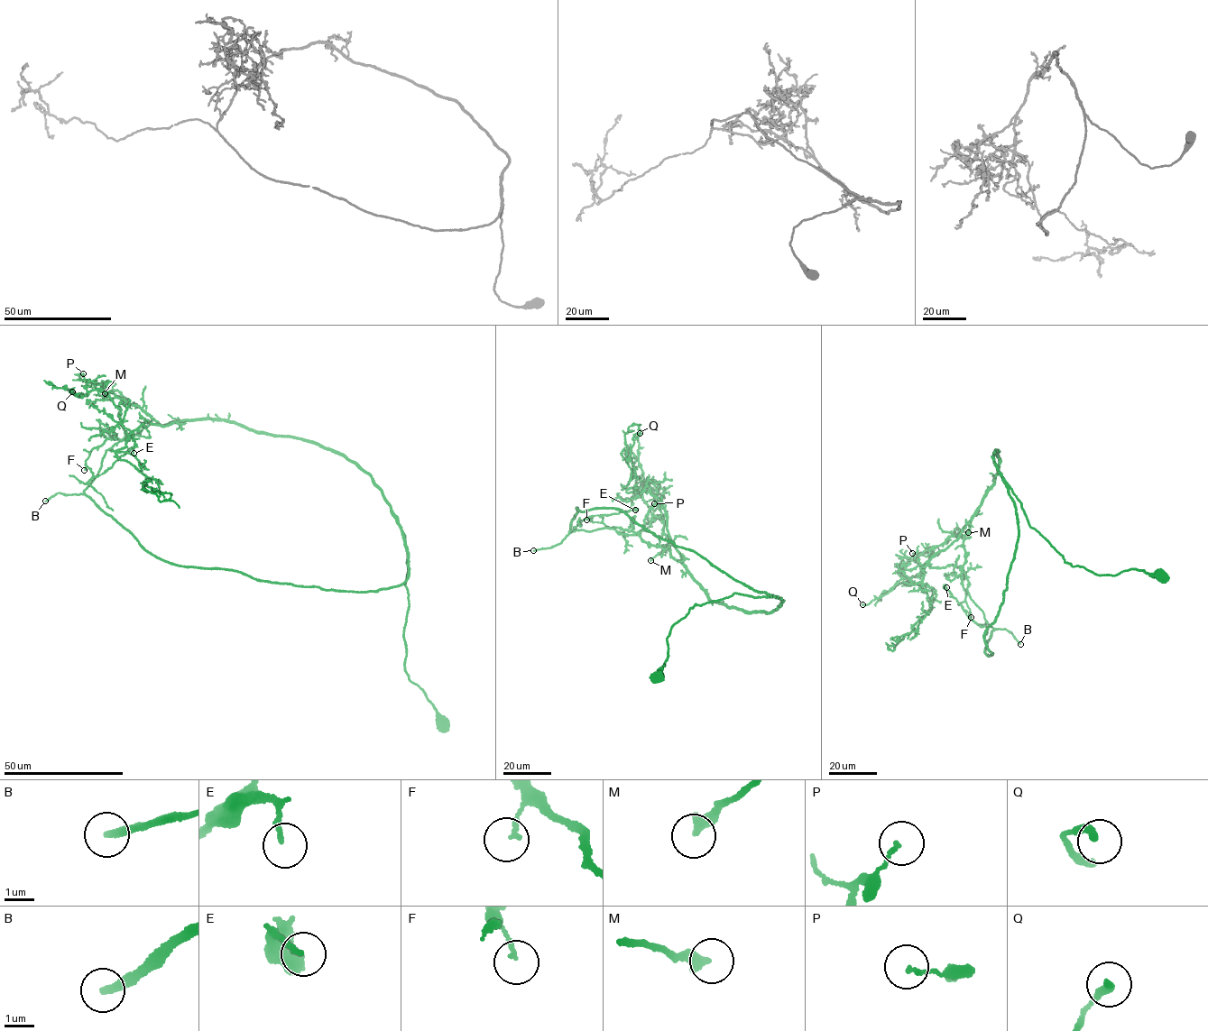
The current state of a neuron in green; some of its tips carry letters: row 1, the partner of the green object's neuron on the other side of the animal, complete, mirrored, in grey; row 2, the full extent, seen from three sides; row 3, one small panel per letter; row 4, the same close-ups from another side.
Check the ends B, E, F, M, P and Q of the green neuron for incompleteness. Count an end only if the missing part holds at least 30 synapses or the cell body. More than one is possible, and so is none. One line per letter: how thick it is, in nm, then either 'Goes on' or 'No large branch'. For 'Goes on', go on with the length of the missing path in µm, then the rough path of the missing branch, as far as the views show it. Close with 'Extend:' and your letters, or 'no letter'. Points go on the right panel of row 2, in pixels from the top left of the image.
B: Thickness 280 nm. Goes on. Missing length about 150 µm. Course of what is missing: (1020, 644), (1058, 684), (1082, 678), (1100, 691), (1099, 700), (1055, 699), (1046, 720), (1065, 691), (1060, 673)
E: Thickness 140 nm. No large branch
F: Thickness 140 nm. No large branch
M: Thickness 400 nm. No large branch
P: Thickness 120 nm. No large branch
Q: Thickness 280 nm. No large branch
Extend: B

